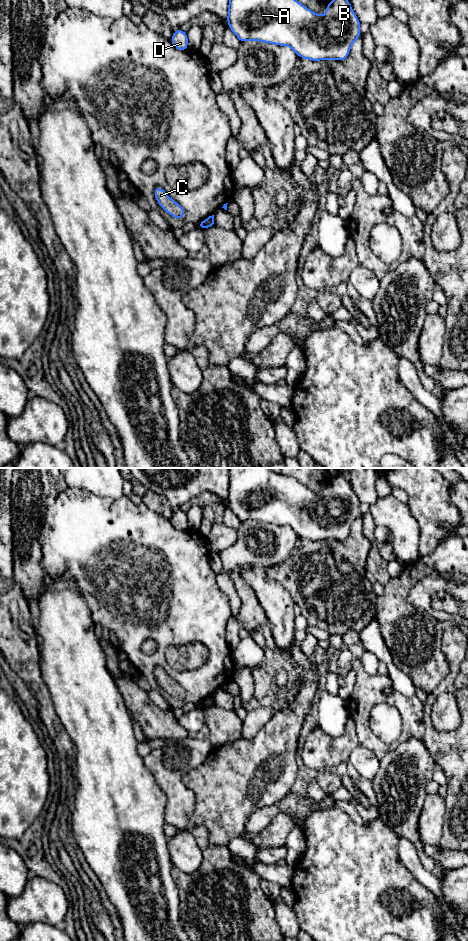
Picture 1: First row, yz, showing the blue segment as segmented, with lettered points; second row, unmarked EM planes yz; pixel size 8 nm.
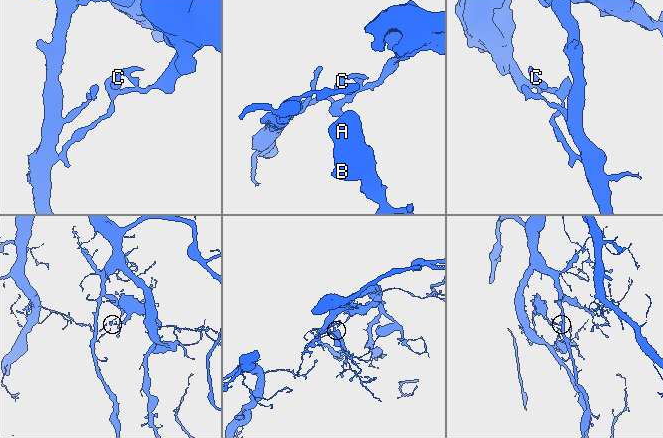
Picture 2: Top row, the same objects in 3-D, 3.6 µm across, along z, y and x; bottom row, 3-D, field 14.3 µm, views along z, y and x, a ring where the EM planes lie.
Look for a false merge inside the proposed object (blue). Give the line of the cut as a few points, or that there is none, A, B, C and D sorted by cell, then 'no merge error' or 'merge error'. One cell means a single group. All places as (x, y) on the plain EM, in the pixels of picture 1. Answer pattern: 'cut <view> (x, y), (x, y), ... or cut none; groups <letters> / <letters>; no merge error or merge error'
cut yz (200, 702), (201, 707); groups A B D / C; merge error

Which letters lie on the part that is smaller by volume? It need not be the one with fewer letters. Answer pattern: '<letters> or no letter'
C

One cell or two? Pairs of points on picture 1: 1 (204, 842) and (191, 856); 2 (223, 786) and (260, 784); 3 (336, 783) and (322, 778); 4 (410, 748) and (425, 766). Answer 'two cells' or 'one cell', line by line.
1: two cells
2: one cell
3: one cell
4: one cell

